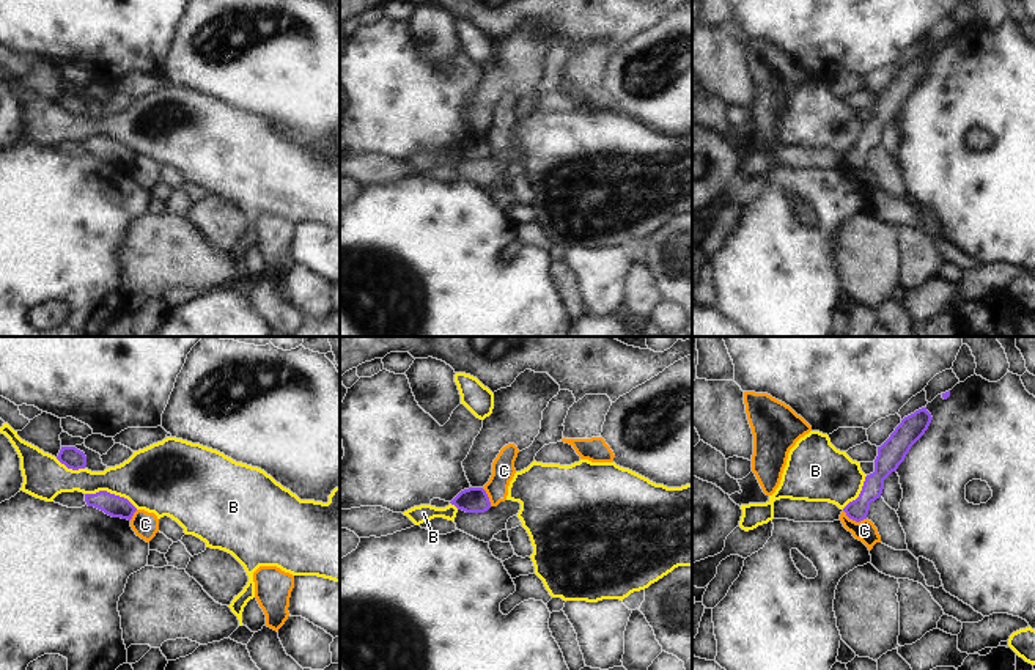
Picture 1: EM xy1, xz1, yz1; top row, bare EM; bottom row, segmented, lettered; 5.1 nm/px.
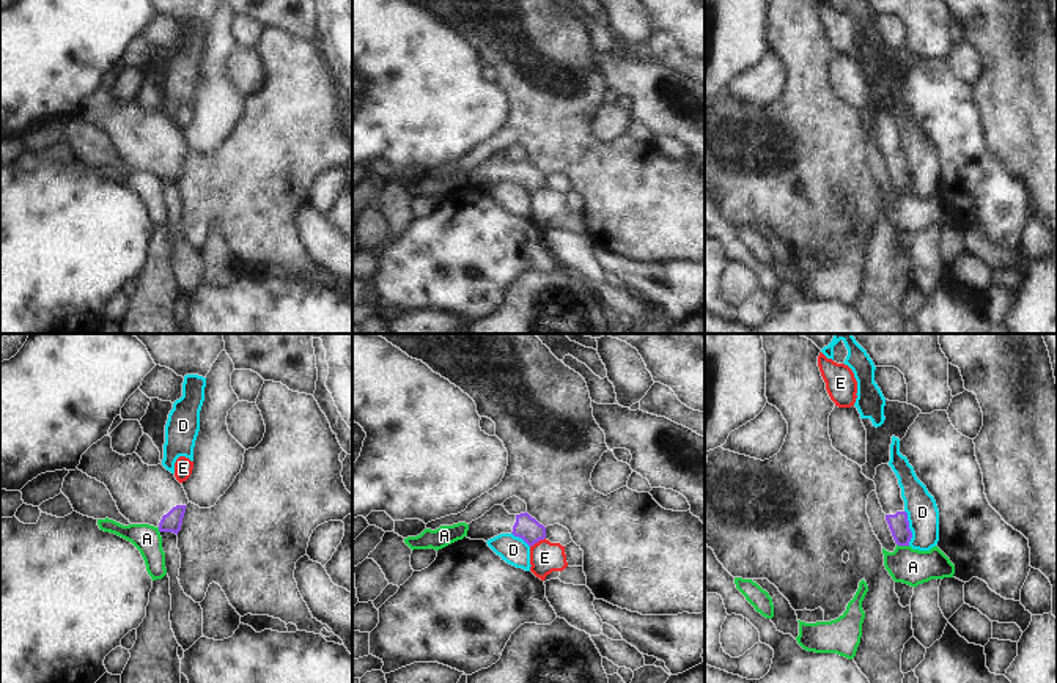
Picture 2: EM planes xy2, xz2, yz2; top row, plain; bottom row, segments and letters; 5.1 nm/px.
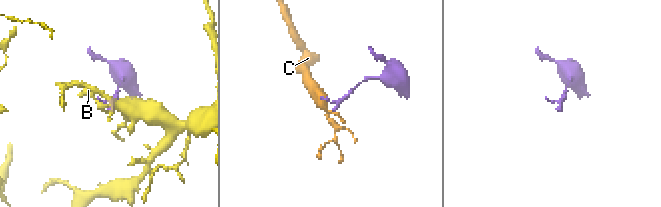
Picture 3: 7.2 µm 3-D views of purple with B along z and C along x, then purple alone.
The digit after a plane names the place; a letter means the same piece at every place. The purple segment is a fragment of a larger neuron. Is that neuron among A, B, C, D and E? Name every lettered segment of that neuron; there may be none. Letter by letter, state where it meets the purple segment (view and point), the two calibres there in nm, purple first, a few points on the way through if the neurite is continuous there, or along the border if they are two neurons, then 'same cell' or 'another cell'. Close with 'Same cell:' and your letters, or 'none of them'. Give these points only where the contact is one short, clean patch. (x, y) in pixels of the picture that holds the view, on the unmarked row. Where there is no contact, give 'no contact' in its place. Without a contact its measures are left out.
A: meets purple in yz2 at (903, 192); 110 nm thick on the purple side, 190 nm on the other; border along yz2 (897, 191), (908, 194); another cell
B: meets purple in xy1 at (112, 142); 110 nm thick on the purple side, 340 nm on the other; another cell
C: meets purple in yz1 at (854, 167); 110 nm thick on the purple side, 110 nm on the other; border along yz1 (843, 158), (856, 169), (865, 167); another cell
D: meets purple in yz2 at (908, 175); 110 nm thick on the purple side, 160 nm on the other; border along yz2 (905, 158), (911, 180), (909, 192); another cell
E: meets purple in xz2 at (537, 189); 120 nm thick on the purple side, 160 nm on the other; another cell
Same cell: none of them

